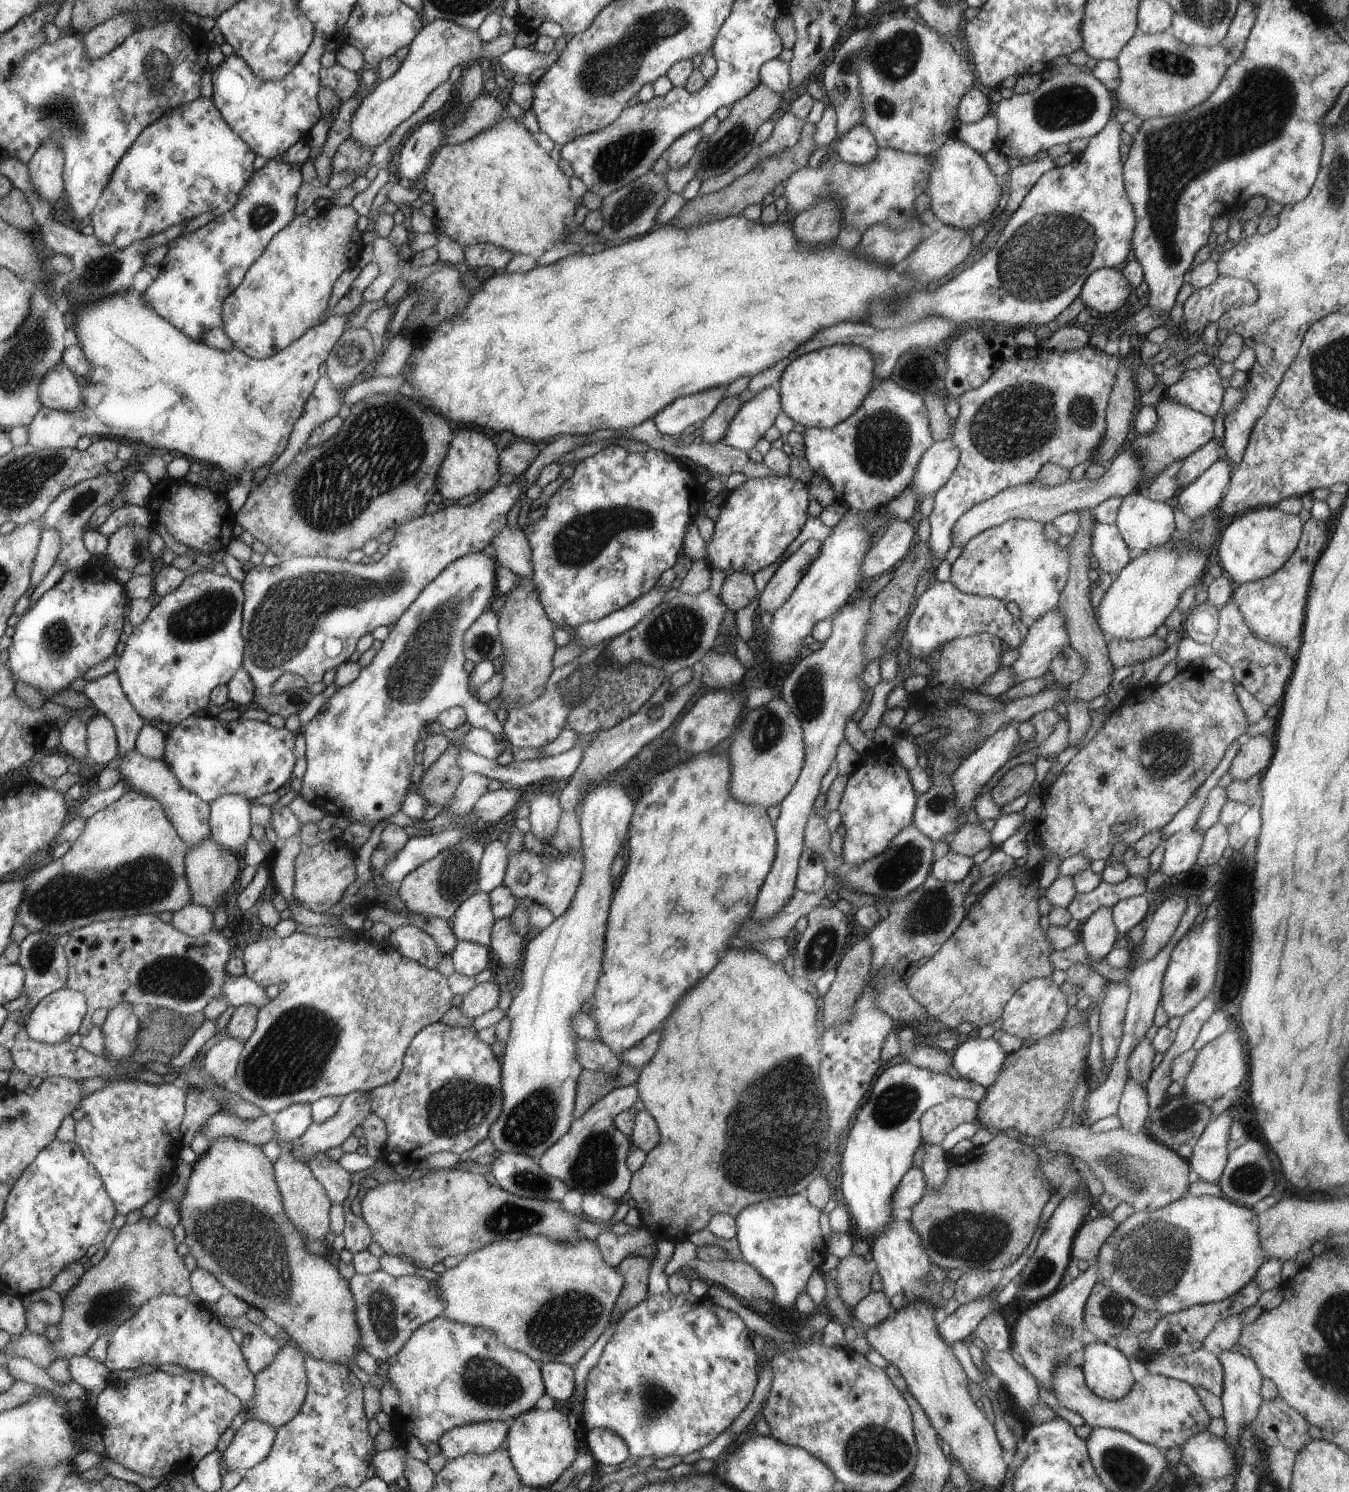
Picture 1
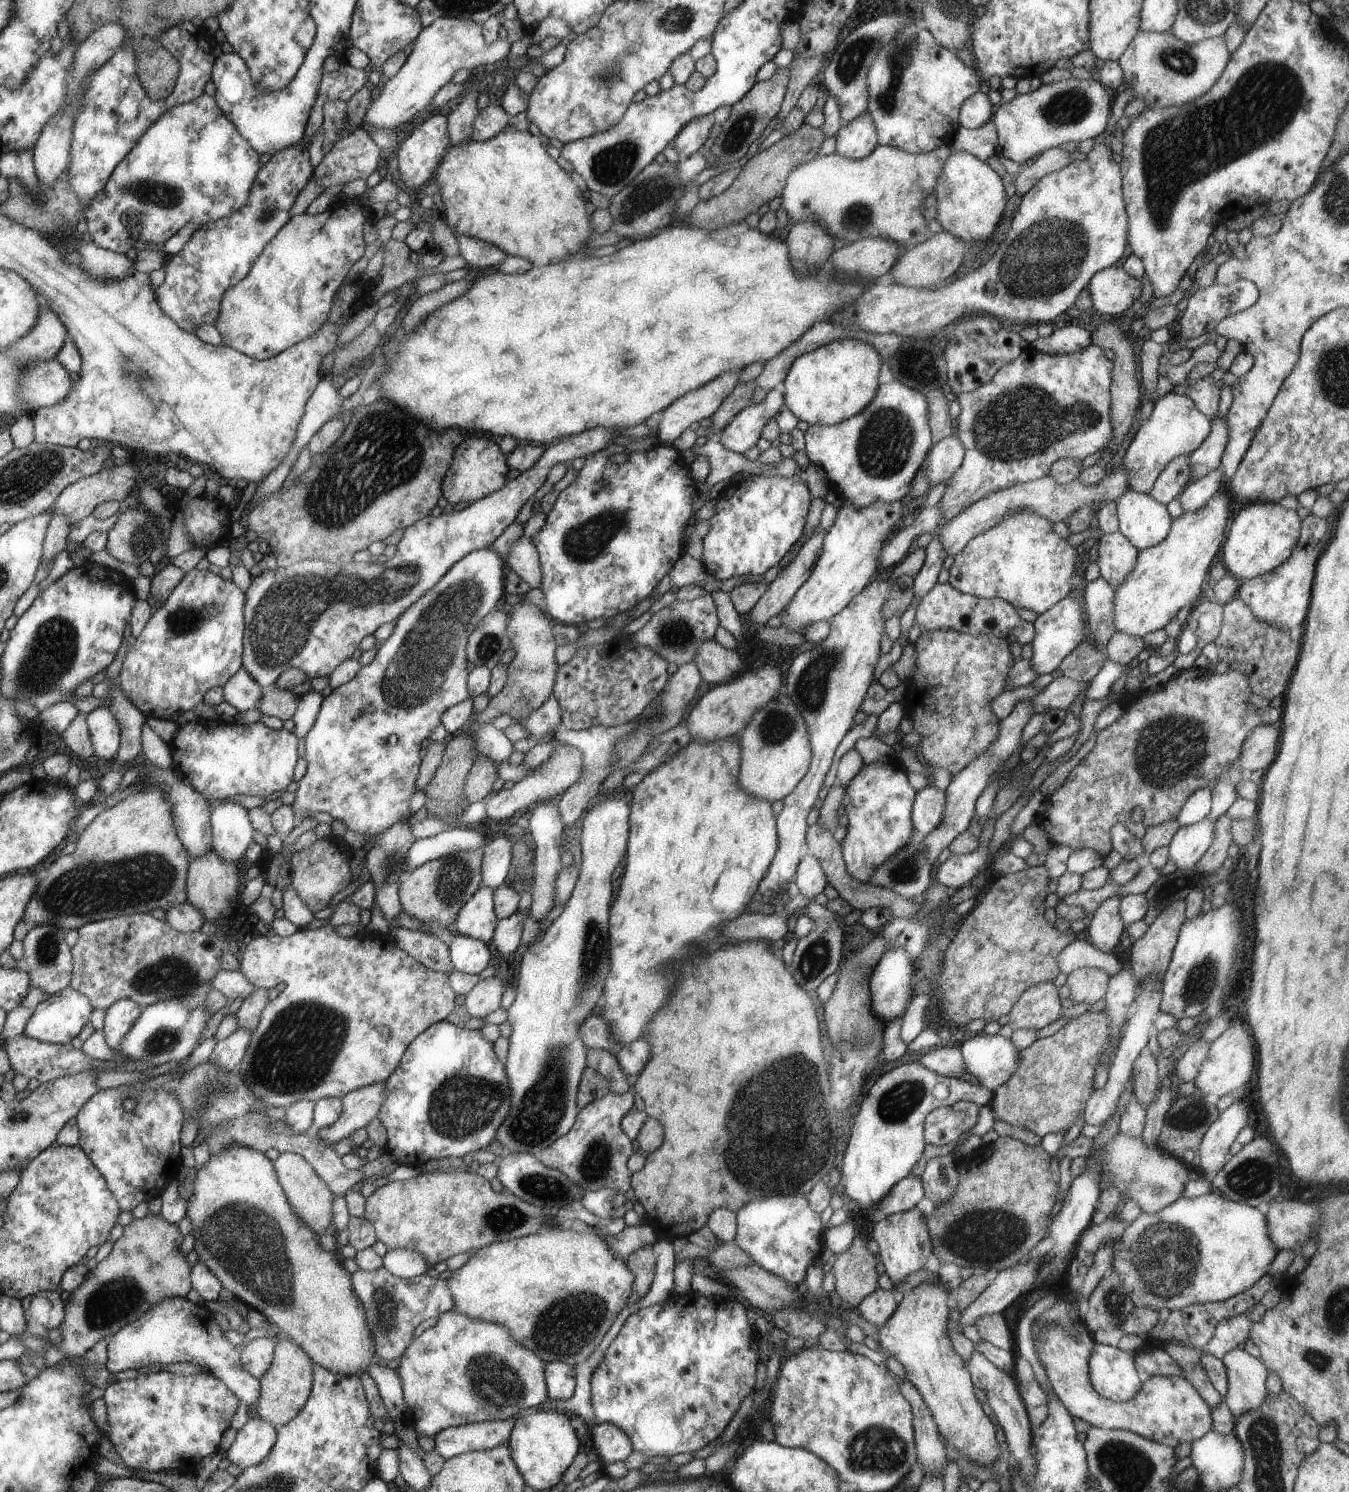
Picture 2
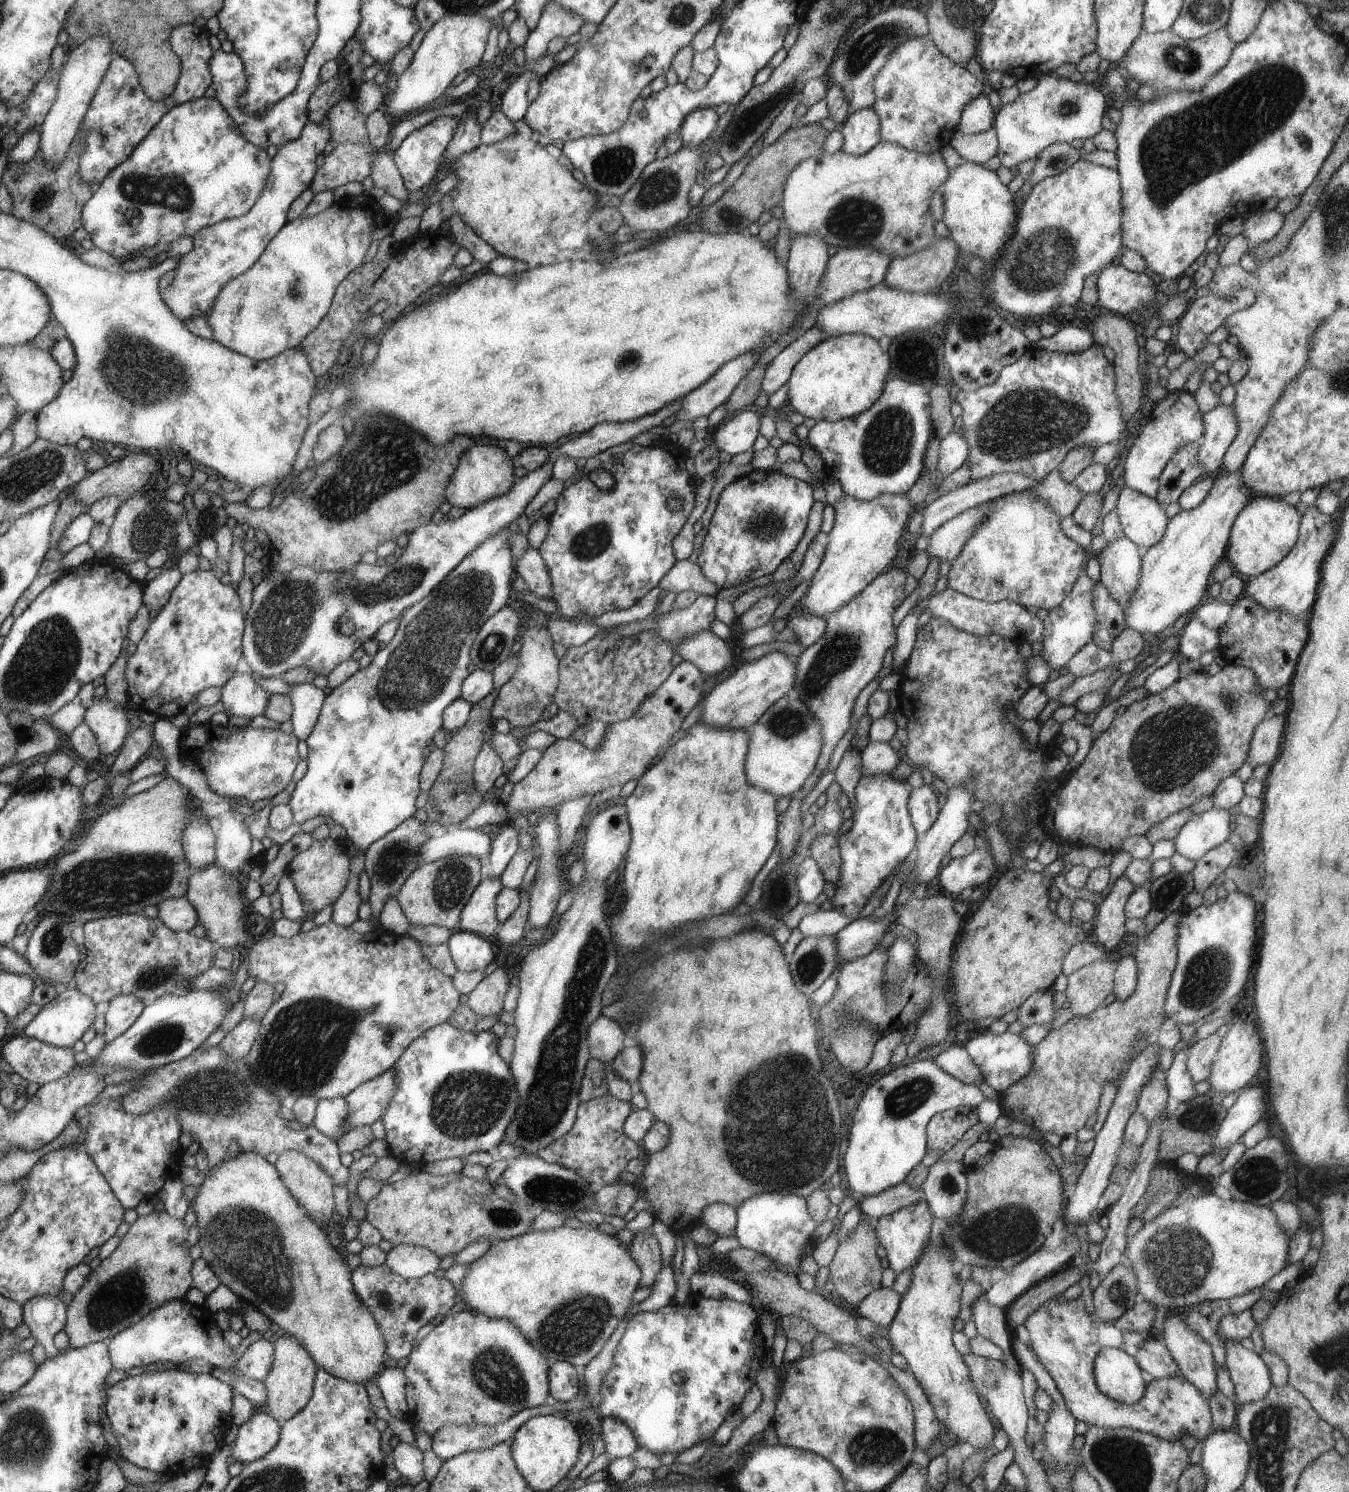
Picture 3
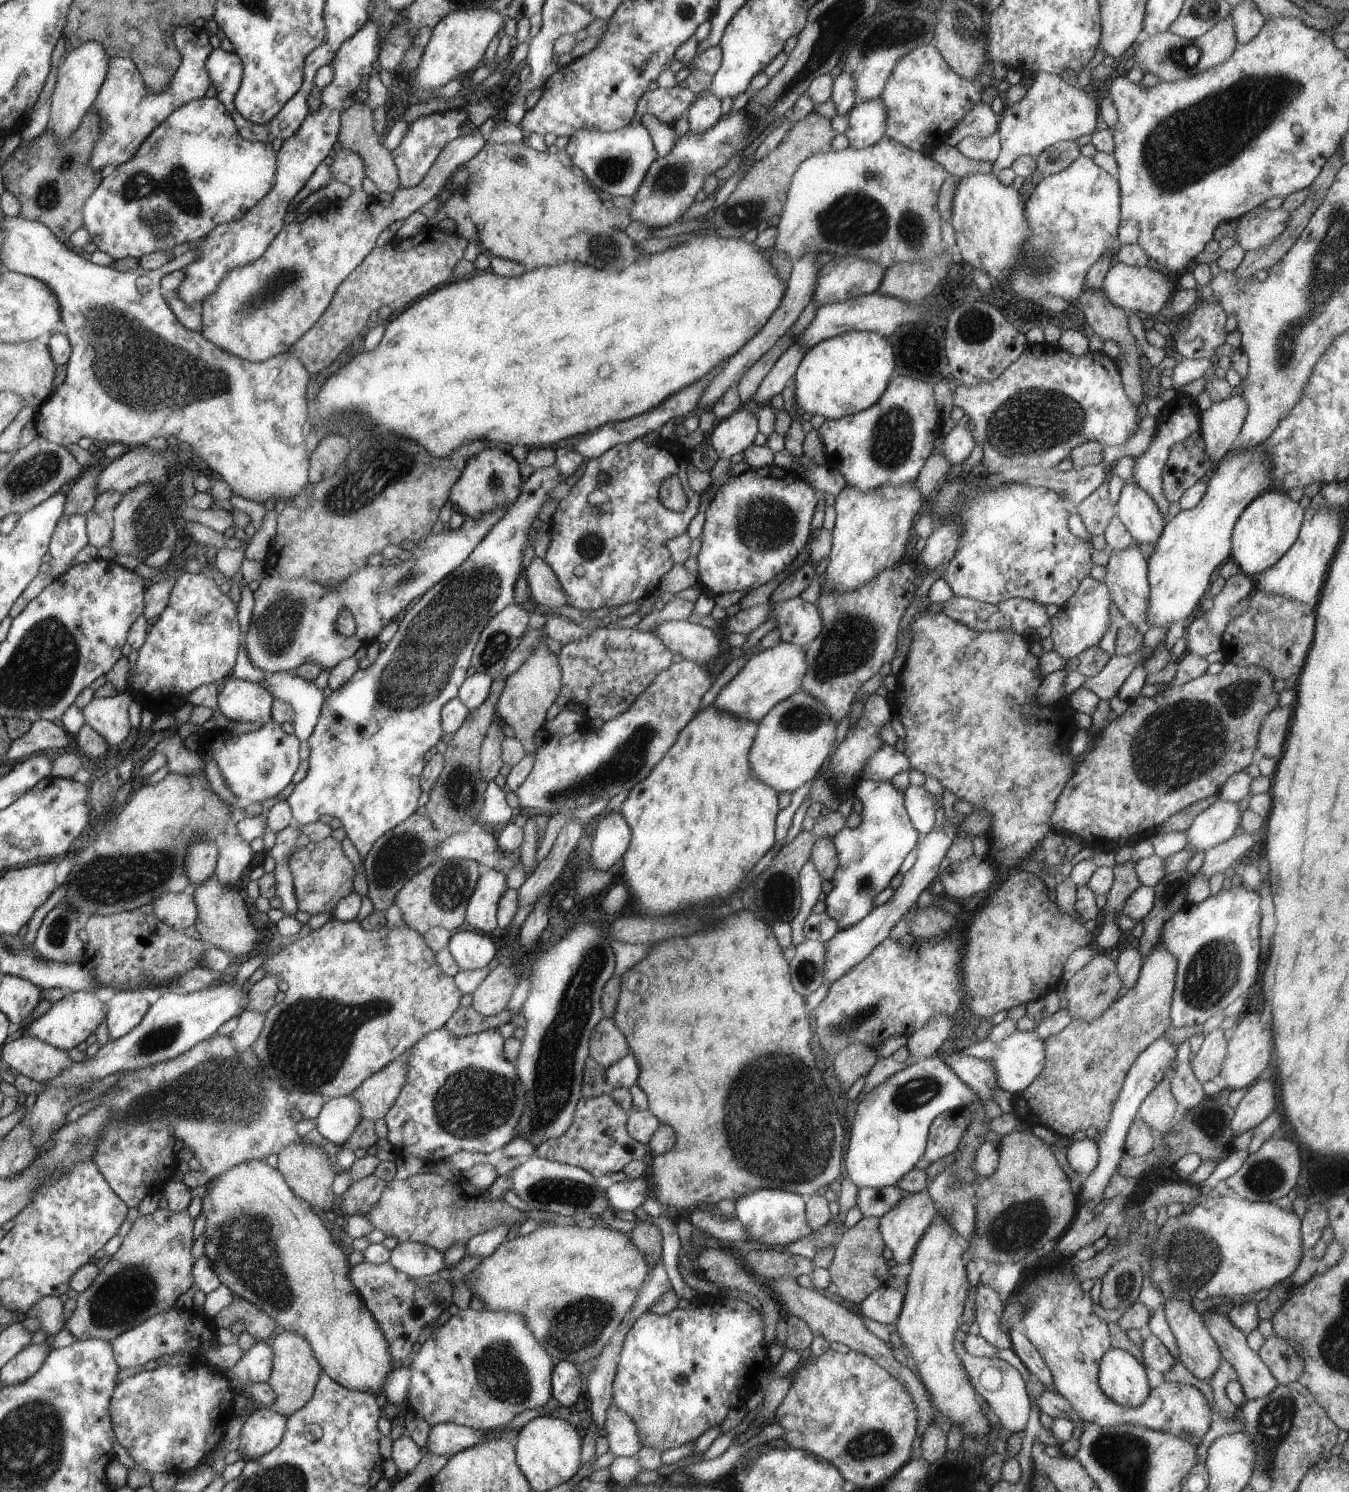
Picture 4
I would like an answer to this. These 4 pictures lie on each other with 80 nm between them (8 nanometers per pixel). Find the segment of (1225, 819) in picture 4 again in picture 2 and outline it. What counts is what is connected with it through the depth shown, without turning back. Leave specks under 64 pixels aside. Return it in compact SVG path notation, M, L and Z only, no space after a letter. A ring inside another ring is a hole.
M1208 816L1193 825L1183 826L1172 837L1169 848L1169 860L1175 862L1178 869L1189 869L1204 856L1215 839L1216 820Z

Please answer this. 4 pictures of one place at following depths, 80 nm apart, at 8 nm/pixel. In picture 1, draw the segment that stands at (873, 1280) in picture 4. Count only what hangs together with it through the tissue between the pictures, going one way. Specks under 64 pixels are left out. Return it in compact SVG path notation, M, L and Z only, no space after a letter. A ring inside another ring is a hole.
M854 1252L846 1255L835 1269L838 1296L842 1298L843 1304L852 1310L872 1292L870 1280L875 1270L865 1257Z

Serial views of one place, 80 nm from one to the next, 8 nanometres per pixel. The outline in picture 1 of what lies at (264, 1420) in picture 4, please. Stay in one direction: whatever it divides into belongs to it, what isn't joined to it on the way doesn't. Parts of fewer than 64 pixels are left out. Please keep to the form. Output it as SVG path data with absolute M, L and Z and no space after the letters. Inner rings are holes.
M258 1419L247 1420L223 1452L223 1459L229 1471L243 1473L262 1462L274 1444L275 1428Z

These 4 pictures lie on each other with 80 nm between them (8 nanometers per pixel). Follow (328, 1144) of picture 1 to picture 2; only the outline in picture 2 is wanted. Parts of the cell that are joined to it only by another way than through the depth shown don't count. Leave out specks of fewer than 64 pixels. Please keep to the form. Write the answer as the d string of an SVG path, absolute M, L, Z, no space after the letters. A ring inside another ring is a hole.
M380 1081L346 1094L342 1098L343 1109L339 1119L316 1134L328 1144L335 1146L358 1128L367 1127L376 1119L385 1101L385 1082Z

